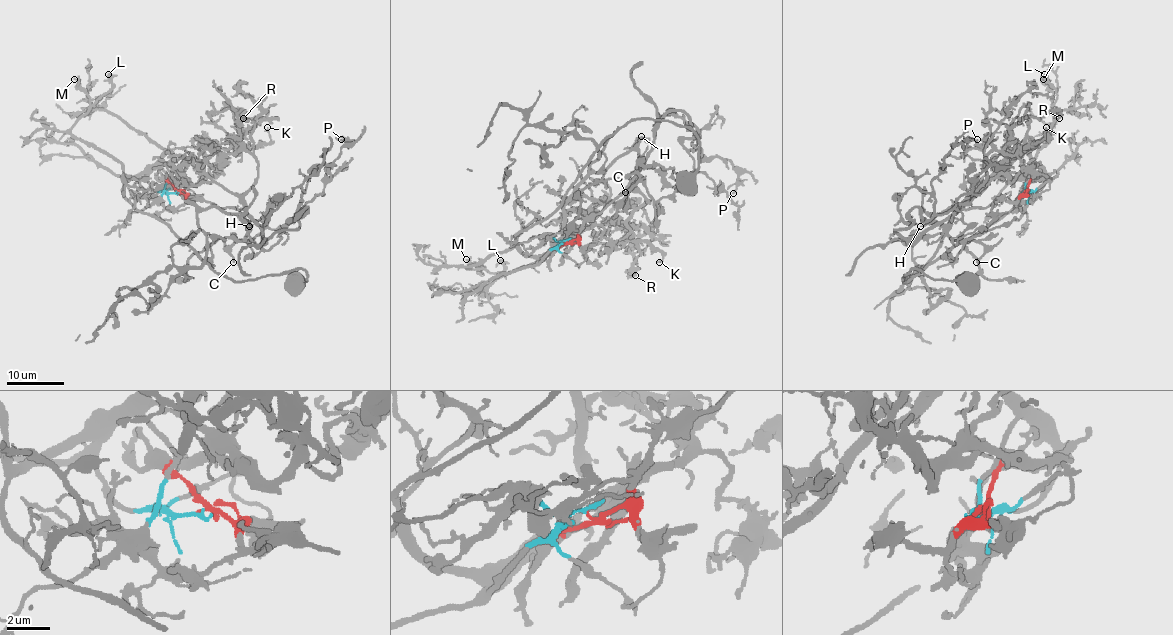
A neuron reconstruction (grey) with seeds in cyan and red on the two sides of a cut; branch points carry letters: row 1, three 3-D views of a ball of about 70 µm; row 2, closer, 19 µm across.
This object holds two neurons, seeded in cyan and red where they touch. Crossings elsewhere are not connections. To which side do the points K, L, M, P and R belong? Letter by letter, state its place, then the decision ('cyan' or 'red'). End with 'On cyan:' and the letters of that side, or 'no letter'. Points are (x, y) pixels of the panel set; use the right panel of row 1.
K: place (1046, 127); red
L: place (1044, 74); cyan
M: place (1043, 79); cyan
P: place (977, 139); red
R: place (1059, 118); red
On cyan: L, M

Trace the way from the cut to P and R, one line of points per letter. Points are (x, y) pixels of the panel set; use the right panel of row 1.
P: (1024, 193), (963, 208), (906, 238), (894, 230), (913, 223), (914, 207), (932, 217), (943, 160), (977, 140)
R: (1024, 193), (960, 207), (1010, 130), (1023, 118), (1057, 111), (1059, 118)

